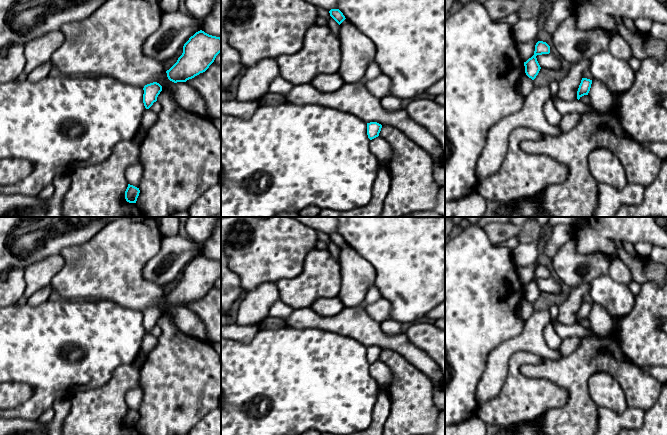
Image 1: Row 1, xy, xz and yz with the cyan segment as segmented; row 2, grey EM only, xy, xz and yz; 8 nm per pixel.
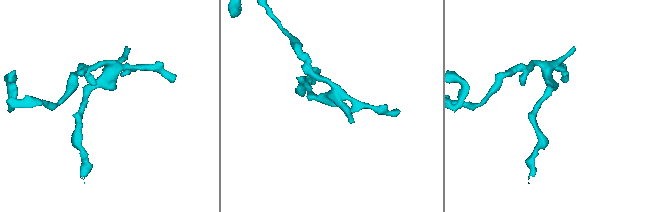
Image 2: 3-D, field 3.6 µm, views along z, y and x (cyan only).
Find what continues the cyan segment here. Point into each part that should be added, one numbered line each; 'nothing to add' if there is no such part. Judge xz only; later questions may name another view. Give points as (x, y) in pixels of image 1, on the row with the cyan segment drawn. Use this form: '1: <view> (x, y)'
nothing to add

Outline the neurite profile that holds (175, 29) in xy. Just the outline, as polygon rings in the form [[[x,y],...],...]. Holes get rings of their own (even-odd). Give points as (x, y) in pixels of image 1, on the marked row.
[[[181,11],[164,12],[158,29],[143,45],[146,55],[164,63],[201,30],[202,20]]]

